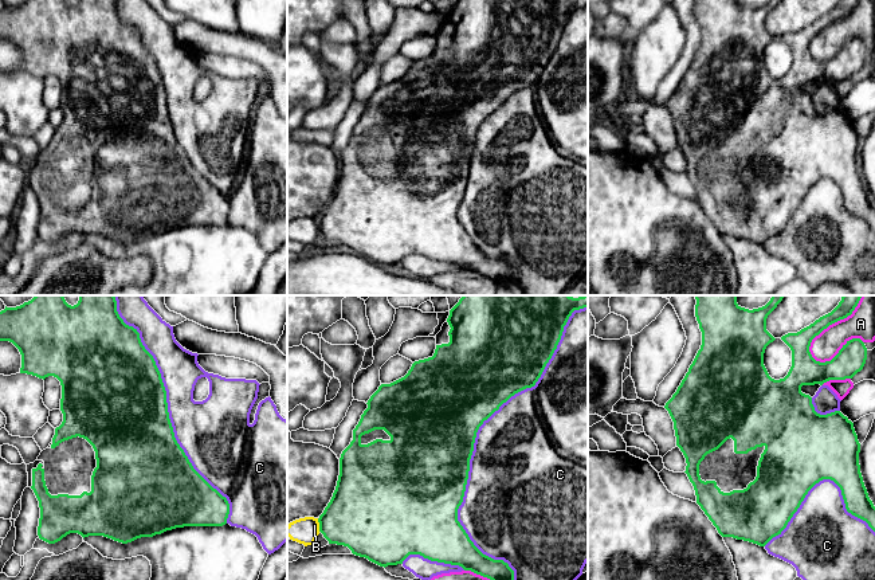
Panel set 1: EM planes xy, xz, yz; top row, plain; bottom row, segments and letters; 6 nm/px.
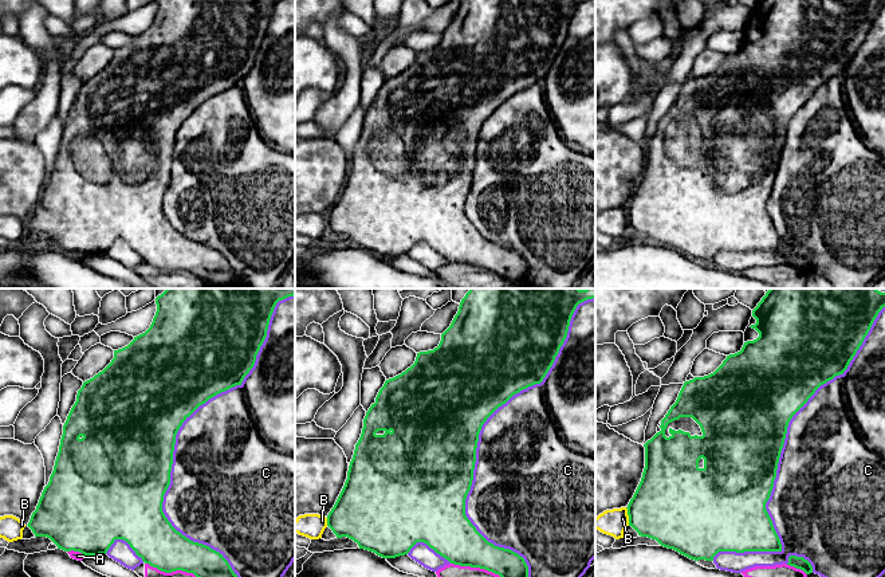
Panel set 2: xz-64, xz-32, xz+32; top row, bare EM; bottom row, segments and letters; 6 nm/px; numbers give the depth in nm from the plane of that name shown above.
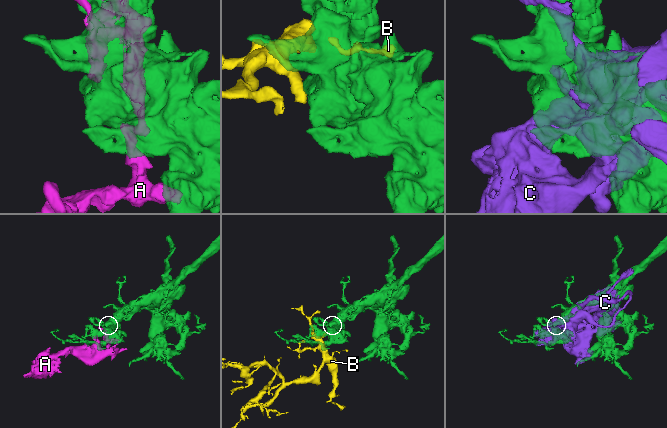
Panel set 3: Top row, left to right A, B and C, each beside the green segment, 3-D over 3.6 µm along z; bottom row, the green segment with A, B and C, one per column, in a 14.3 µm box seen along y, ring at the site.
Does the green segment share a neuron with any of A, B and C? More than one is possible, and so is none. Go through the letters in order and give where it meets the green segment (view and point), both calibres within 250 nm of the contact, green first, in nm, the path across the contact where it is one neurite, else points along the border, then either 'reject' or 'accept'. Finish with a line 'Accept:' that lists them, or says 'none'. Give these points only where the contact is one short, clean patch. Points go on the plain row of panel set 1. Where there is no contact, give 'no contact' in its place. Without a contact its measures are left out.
A: meets green in yz at (827, 26); 170 nm thick on the green side, 170 nm on the other; reject
B: meets green in xz at (320, 224); 400 nm thick on the green side, 160 nm on the other; border along xz (317, 218), (320, 230); reject
C: meets green in xz at (474, 140); 500 nm thick on the green side, 500 nm on the other; reject
Accept: none

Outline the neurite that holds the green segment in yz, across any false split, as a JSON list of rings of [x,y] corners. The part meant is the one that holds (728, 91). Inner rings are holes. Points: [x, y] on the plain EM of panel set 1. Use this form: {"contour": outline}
{"contour": [[[697,0],[695,16],[702,44],[676,91],[664,105],[674,121],[676,145],[686,157],[684,172],[694,185],[697,203],[722,236],[765,246],[786,227],[808,191],[820,180],[831,179],[840,187],[847,211],[866,220],[875,231],[875,205],[860,172],[860,142],[854,122],[840,110],[817,113],[812,97],[801,91],[803,85],[852,78],[863,68],[867,47],[860,38],[847,40],[831,60],[816,60],[809,51],[812,39],[829,24],[851,15],[859,0],[840,0],[831,12],[809,26],[782,35],[781,39],[792,50],[792,66],[784,78],[774,79],[764,64],[764,52],[776,39],[766,30],[766,17],[780,1],[769,0],[762,7],[749,9],[737,0]]]}

